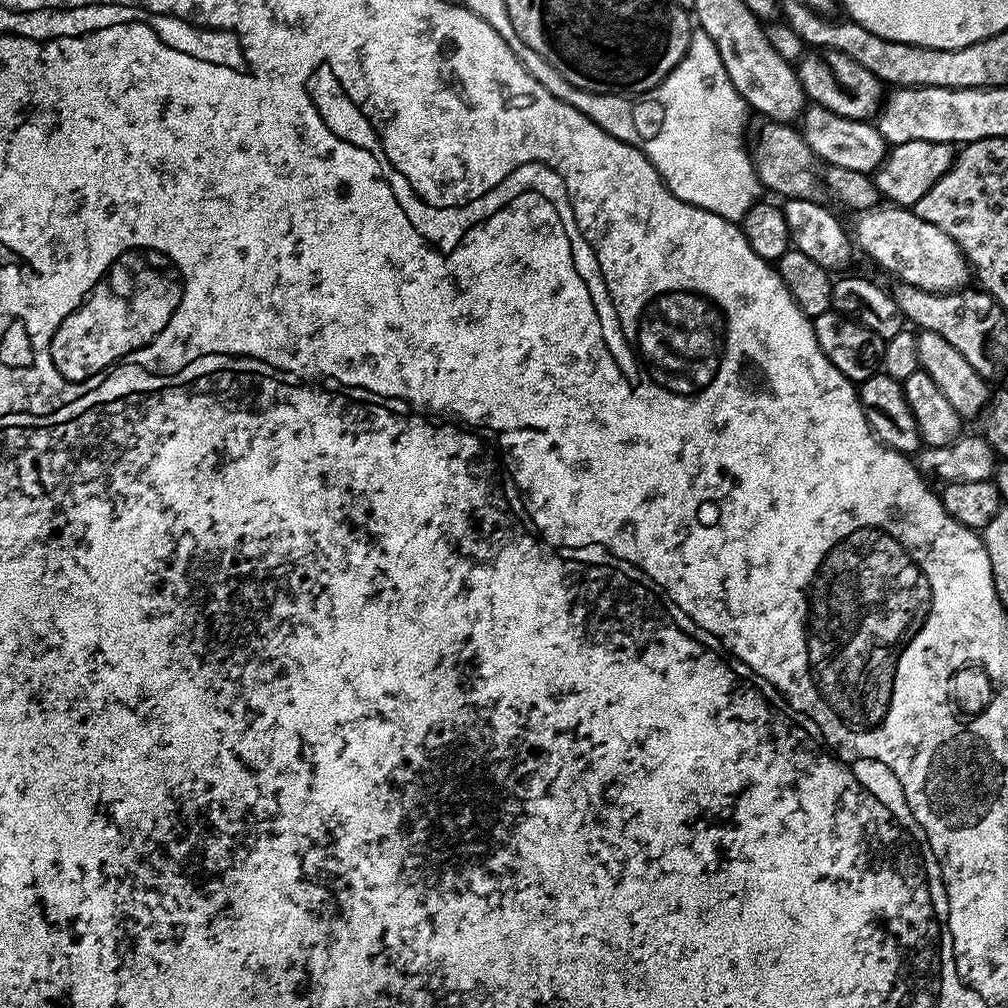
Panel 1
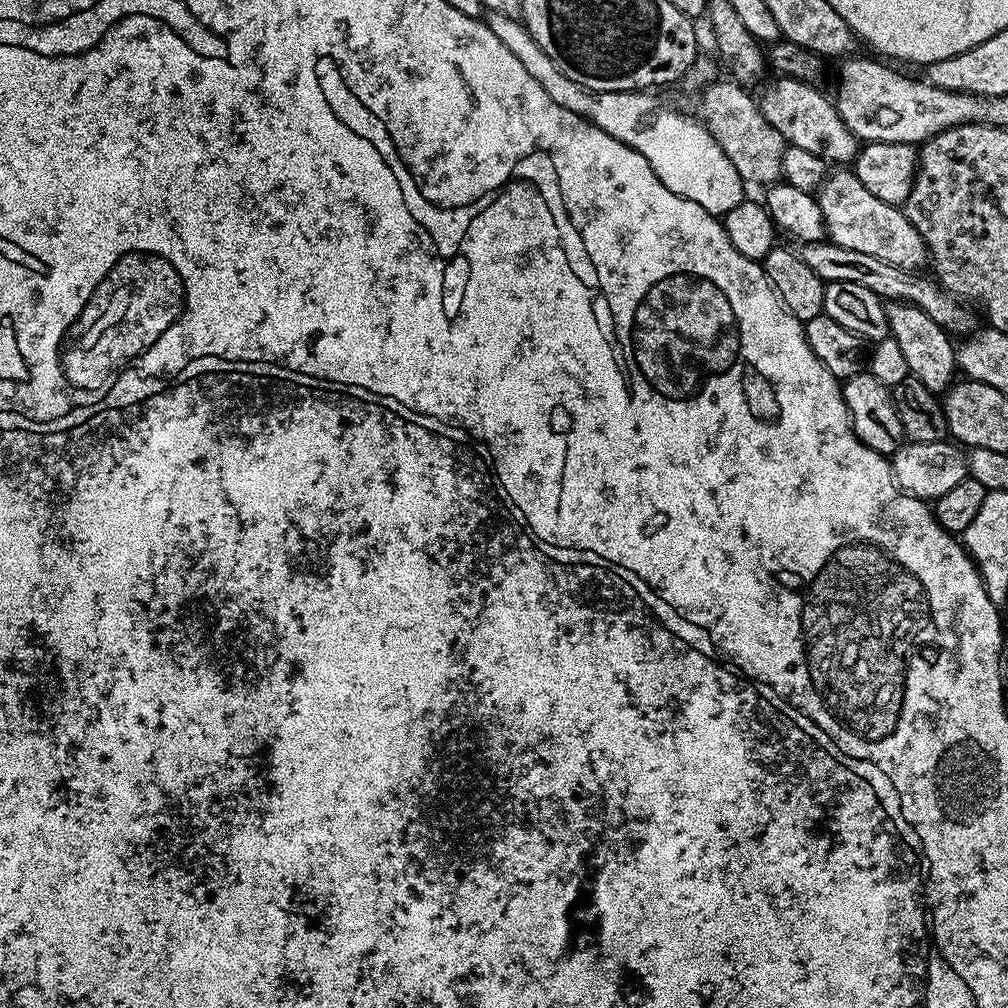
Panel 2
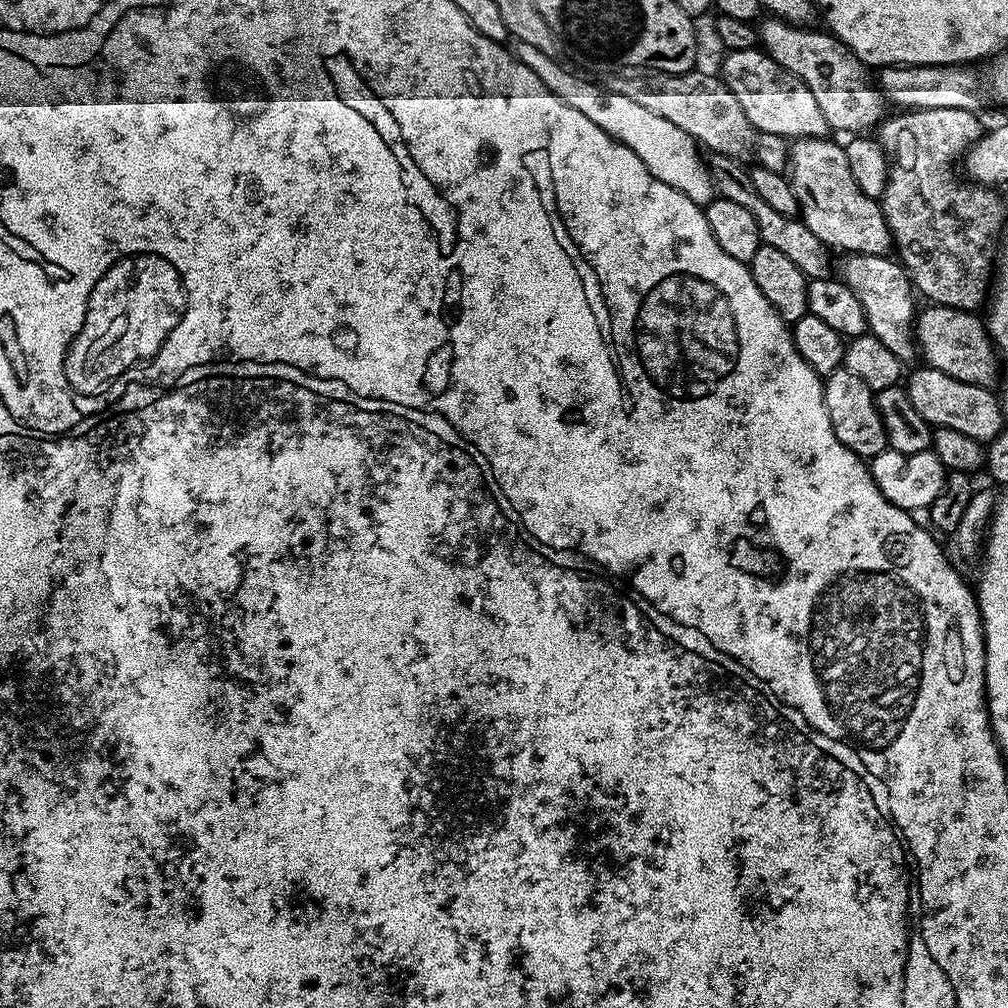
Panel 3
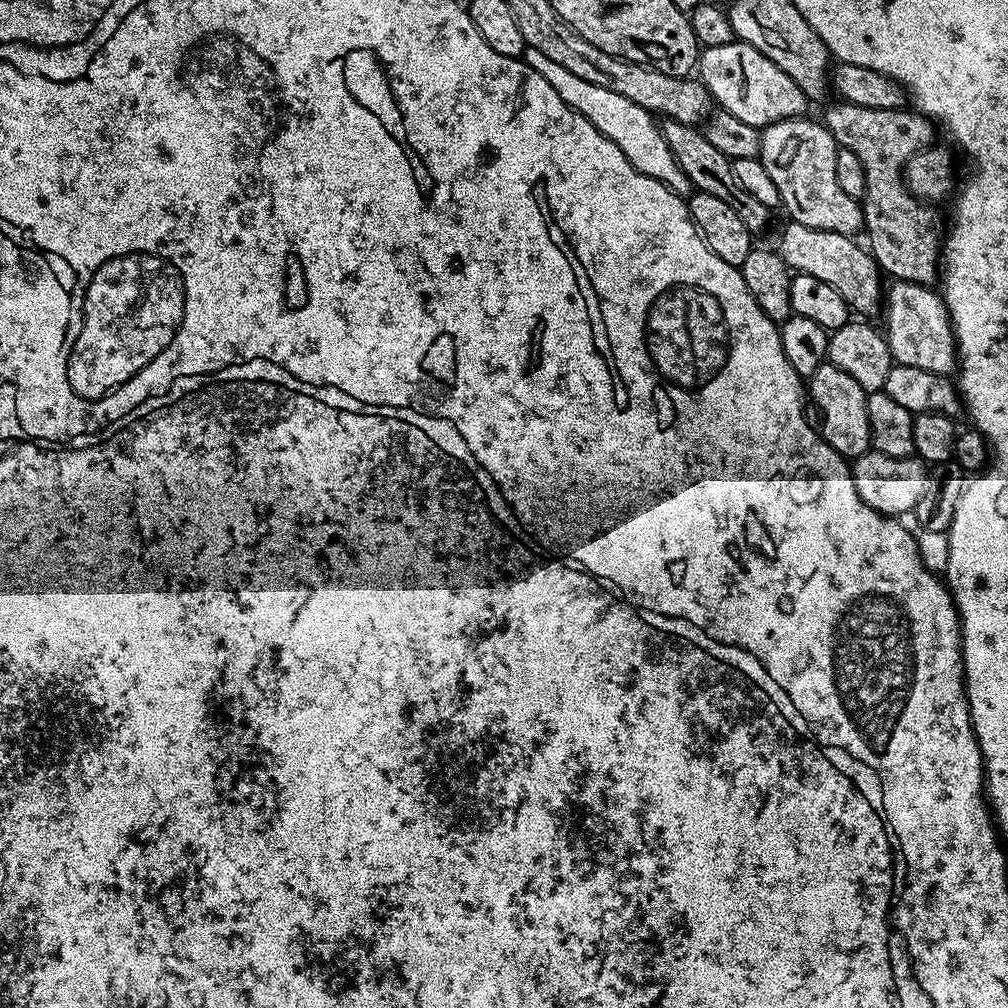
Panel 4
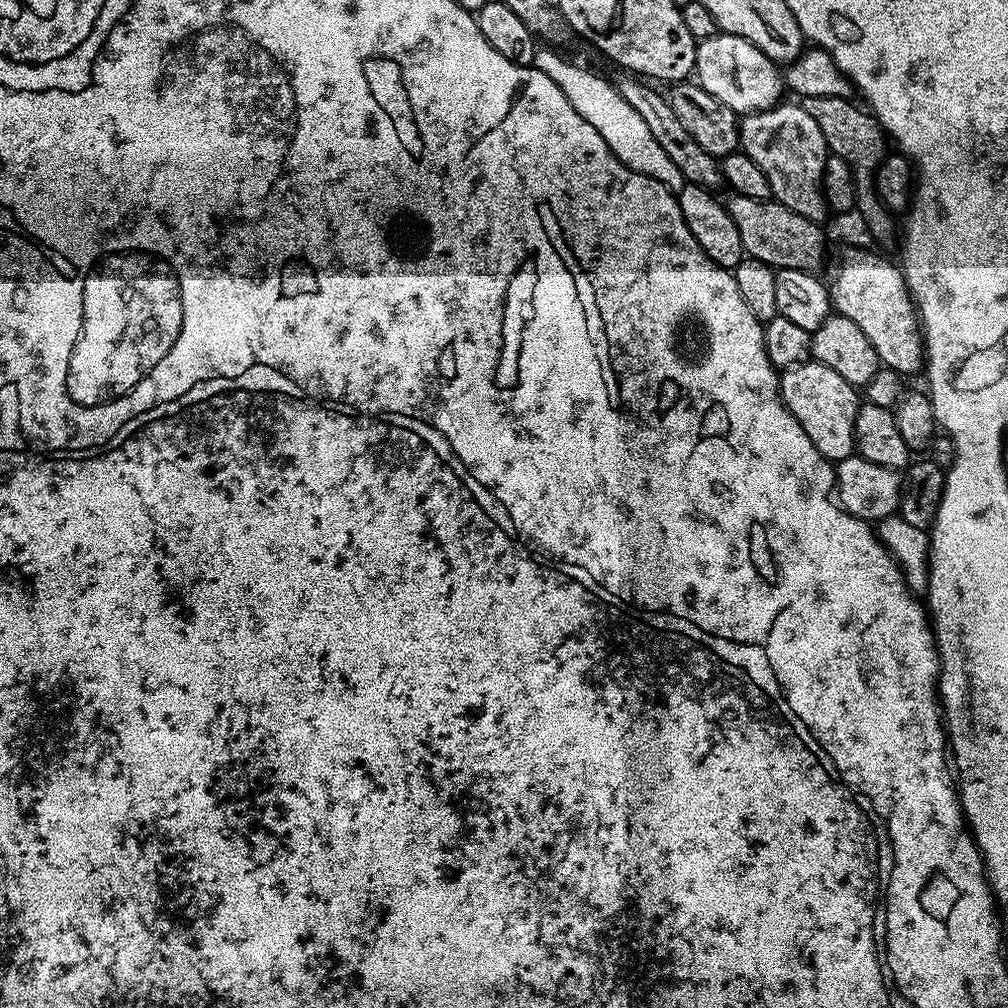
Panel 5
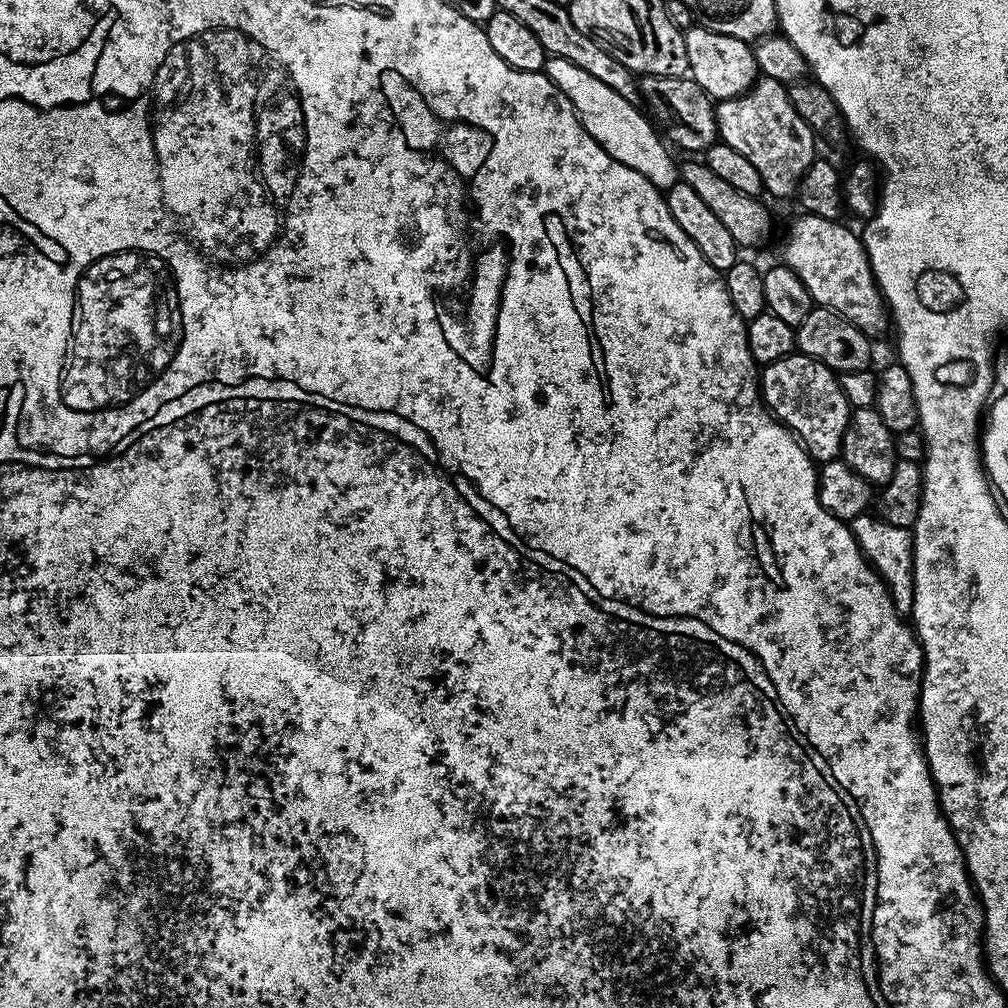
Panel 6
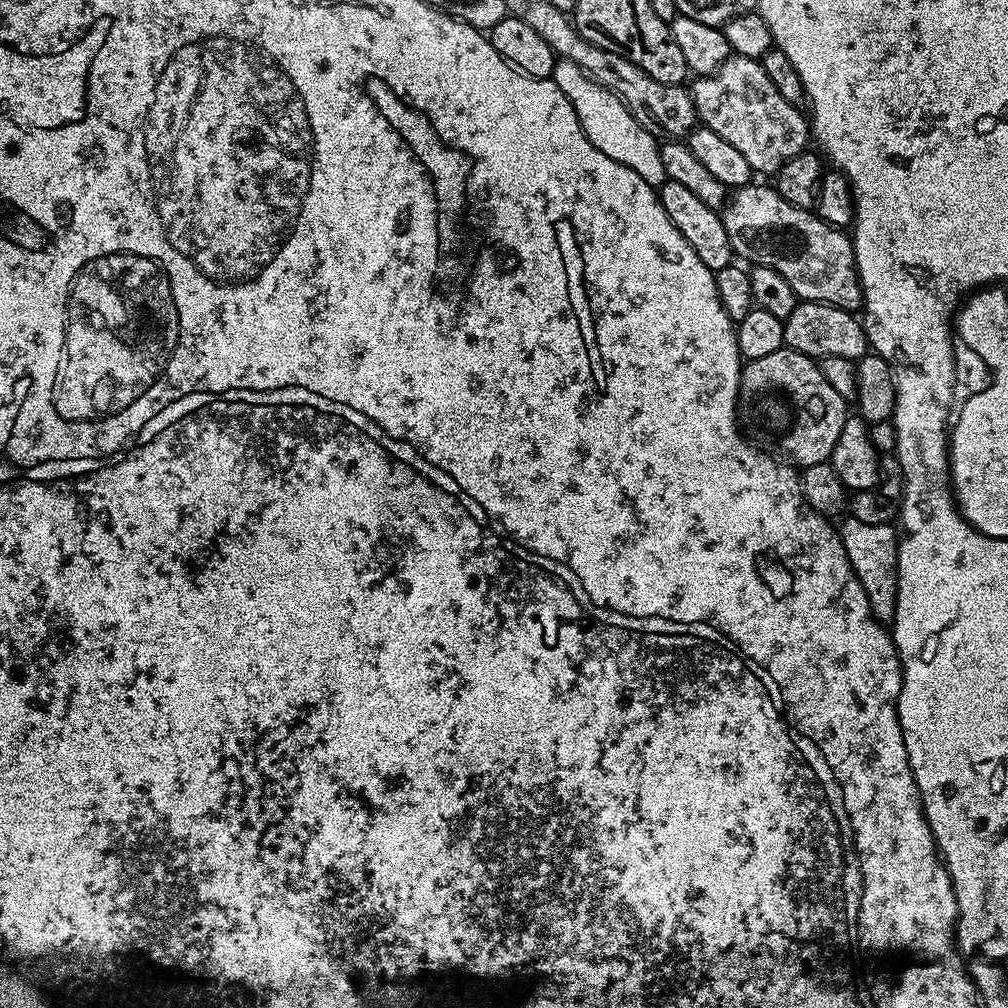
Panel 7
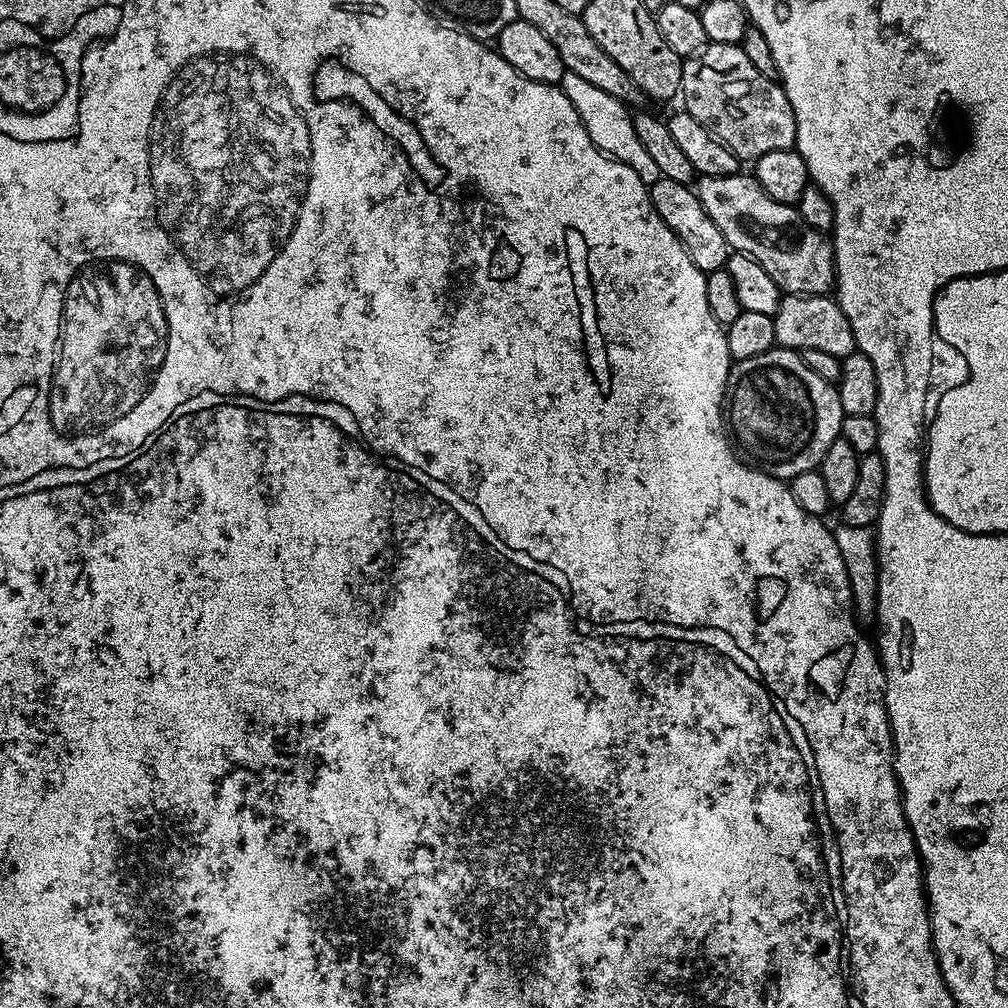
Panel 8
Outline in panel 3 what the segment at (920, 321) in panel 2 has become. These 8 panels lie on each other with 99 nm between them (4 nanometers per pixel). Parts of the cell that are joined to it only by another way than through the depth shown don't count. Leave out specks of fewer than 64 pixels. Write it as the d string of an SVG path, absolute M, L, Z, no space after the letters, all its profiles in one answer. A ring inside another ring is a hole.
M848 254L843 258L842 279L850 286L850 290L854 290L858 302L862 302L870 335L878 338L878 342L883 342L902 362L917 359L918 345L914 335L914 321L918 315L918 307L916 308L915 302L912 301L914 289L904 265L888 256Z

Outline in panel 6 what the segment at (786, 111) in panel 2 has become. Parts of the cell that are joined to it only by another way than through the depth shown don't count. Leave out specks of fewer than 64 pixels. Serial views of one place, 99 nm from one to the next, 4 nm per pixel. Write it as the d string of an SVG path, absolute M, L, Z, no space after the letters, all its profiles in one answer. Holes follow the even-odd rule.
M693 26L684 32L686 42L686 58L691 79L713 101L729 100L735 96L743 96L758 79L756 54L753 45L746 40L730 38L726 34L718 34L703 26Z

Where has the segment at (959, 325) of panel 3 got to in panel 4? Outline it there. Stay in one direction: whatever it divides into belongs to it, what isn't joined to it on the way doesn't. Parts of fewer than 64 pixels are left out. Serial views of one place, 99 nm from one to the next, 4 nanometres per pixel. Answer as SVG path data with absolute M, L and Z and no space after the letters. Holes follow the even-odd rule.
M897 280L891 286L893 288L889 292L887 289L886 303L882 308L882 317L884 316L882 328L887 335L893 361L902 366L918 366L918 370L936 372L940 376L955 373L958 368L956 338L952 334L952 326L948 319L948 308L944 305L941 293L923 284L915 284L905 280Z

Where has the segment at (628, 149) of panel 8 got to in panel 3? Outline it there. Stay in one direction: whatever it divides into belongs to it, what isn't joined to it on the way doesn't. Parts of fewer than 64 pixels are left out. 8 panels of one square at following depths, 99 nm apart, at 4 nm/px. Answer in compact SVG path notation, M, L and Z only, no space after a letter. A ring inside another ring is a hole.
M517 45L514 50L515 59L521 60L566 106L574 106L574 110L579 110L594 122L606 134L610 134L613 140L621 140L642 162L647 164L650 174L658 178L658 182L666 182L674 190L686 194L690 202L707 206L714 199L714 189L712 187L712 175L708 173L707 163L698 156L701 149L686 130L678 130L666 118L658 118L658 114L650 114L643 106L638 106L638 102L630 102L630 98L622 98L622 94L614 94L607 86L595 88L594 85L584 84L580 76L575 76L568 68L563 68L559 64L556 56L542 54L542 50L537 50L534 46ZM517 48L517 49L516 49ZM700 151L700 152L699 152Z

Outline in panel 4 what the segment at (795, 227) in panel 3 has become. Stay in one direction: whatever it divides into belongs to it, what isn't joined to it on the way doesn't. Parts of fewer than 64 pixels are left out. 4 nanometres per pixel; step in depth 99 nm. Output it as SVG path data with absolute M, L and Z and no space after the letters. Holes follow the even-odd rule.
M664 118L659 121L659 126L662 138L666 138L666 146L670 150L670 154L674 154L674 162L678 162L682 174L686 174L688 184L697 192L715 194L716 197L722 198L722 202L727 202L738 213L738 218L742 218L742 222L746 222L750 231L760 234L760 231L768 224L770 209L762 206L762 202L756 201L742 187L742 182L738 182L738 177L734 175L732 169L731 158L722 154L722 150L718 150L718 146L712 145L697 125L683 124L677 120Z

